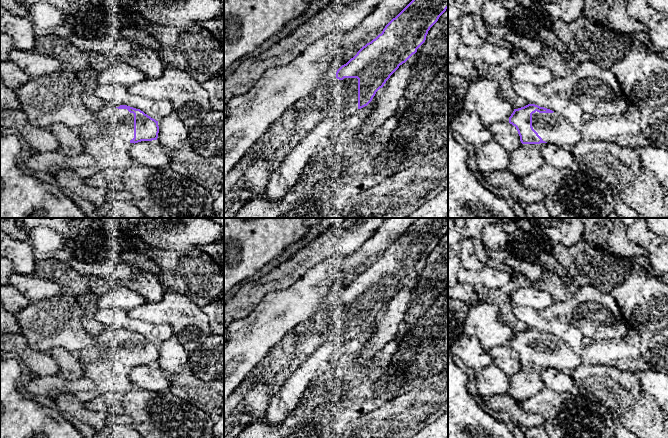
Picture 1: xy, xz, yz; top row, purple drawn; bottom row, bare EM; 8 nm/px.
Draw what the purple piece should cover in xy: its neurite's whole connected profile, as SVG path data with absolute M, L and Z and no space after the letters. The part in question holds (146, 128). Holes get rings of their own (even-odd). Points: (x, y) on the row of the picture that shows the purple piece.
M104 105L94 112L93 118L92 122L74 128L83 141L93 139L101 133L134 144L158 138L158 121L140 109L127 105Z

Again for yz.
M535 104L514 109L509 123L516 127L522 144L552 143L558 147L573 147L583 140L583 134L567 119Z

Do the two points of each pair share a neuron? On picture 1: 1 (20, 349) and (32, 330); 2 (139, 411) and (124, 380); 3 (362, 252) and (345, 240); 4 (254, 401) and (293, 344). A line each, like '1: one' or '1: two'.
1: two
2: two
3: two
4: one

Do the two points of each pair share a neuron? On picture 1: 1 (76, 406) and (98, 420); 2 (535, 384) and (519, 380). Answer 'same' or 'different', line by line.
1: same
2: same

